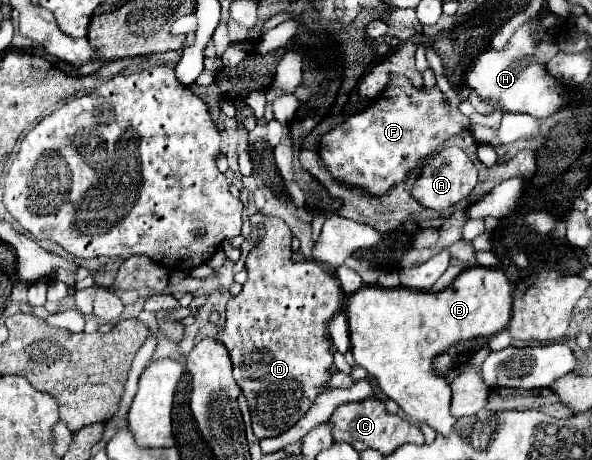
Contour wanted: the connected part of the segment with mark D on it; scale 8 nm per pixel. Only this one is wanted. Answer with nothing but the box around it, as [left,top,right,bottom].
[216,218,340,438]

